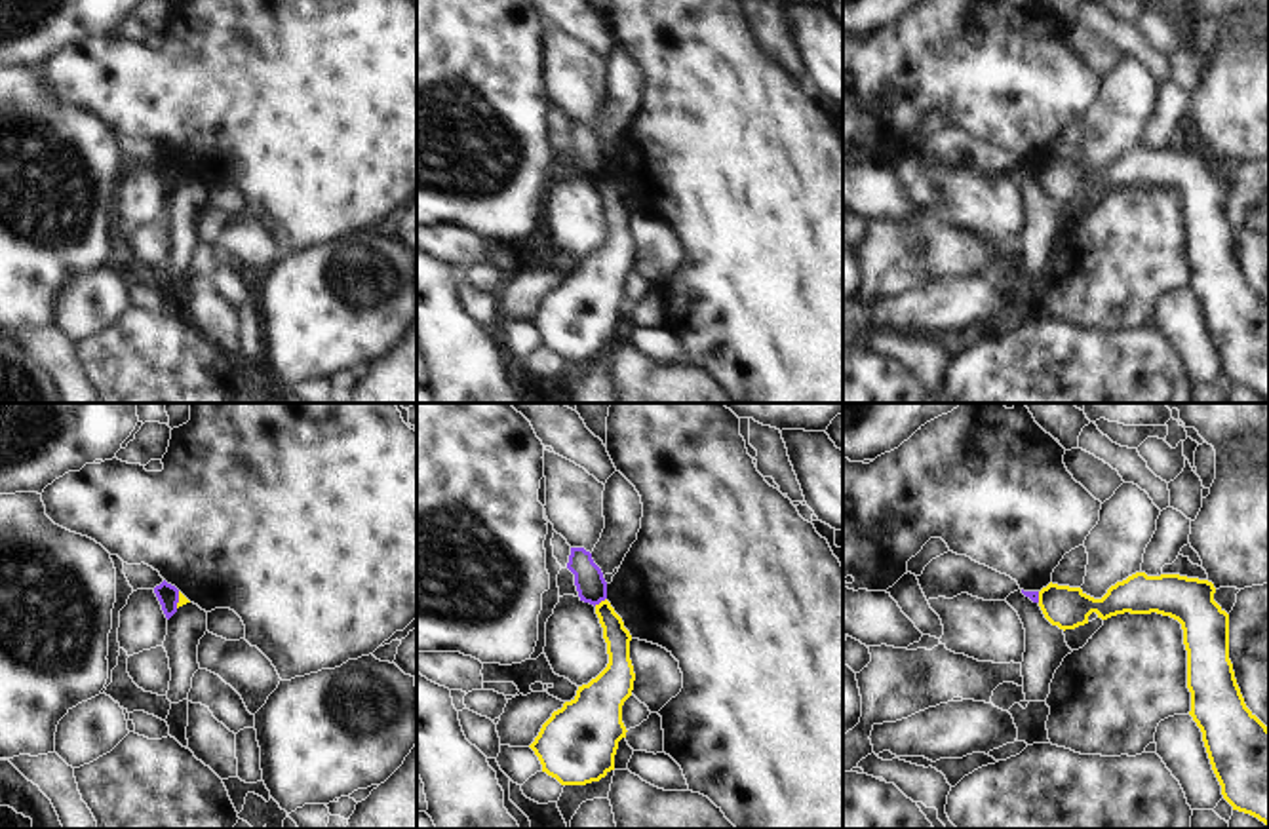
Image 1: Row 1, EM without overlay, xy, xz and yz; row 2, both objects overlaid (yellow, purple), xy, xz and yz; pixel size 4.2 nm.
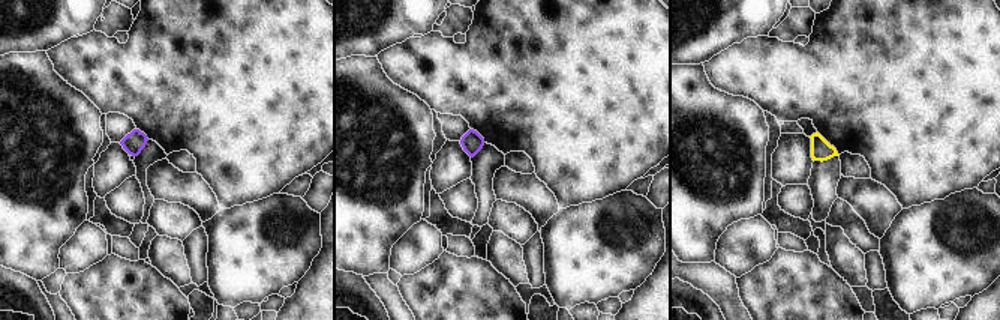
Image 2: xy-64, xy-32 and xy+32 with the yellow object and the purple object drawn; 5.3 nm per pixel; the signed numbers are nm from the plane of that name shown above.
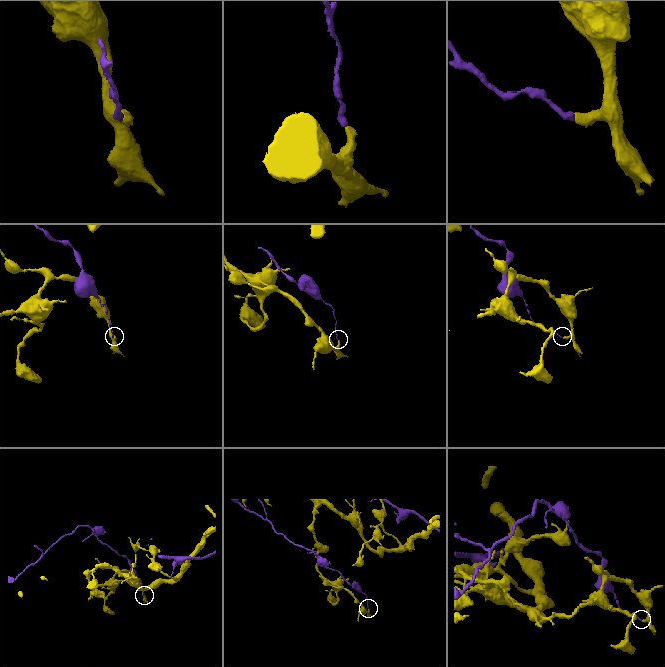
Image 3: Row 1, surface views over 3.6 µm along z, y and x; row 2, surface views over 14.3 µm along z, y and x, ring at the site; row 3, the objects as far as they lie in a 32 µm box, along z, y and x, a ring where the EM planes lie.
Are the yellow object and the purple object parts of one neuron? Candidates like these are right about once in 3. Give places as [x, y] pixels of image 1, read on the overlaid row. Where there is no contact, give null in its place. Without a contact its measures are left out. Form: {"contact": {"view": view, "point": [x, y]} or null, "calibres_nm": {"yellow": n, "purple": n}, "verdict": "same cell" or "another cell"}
{"contact": {"view": "xz", "point": [602, 601]}, "calibres_nm": {"yellow": 110, "purple": 130}, "verdict": "another cell"}

